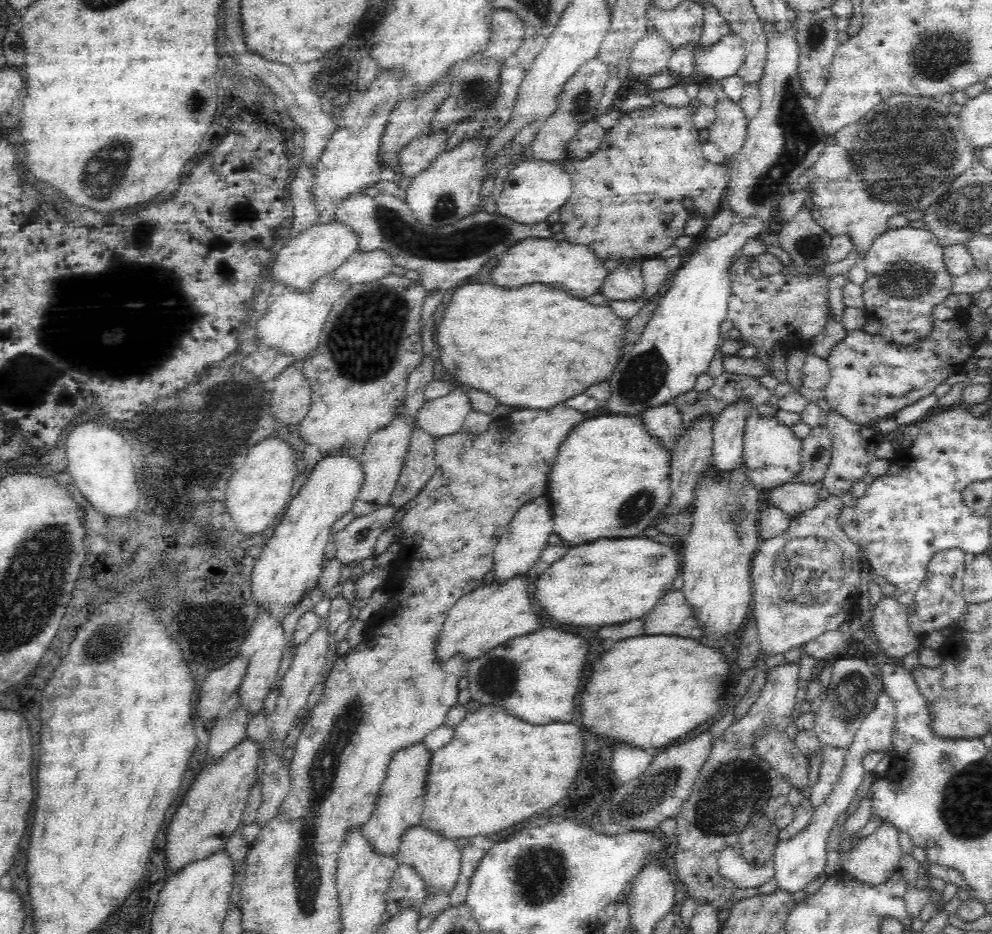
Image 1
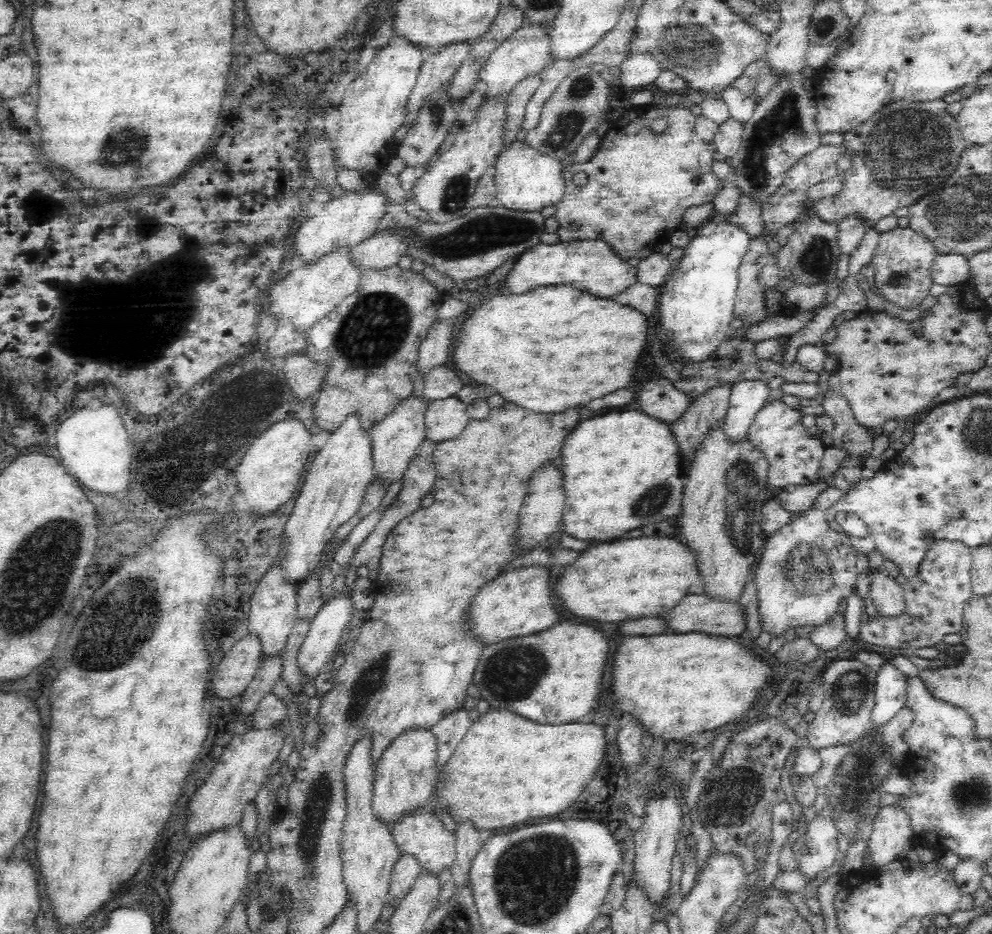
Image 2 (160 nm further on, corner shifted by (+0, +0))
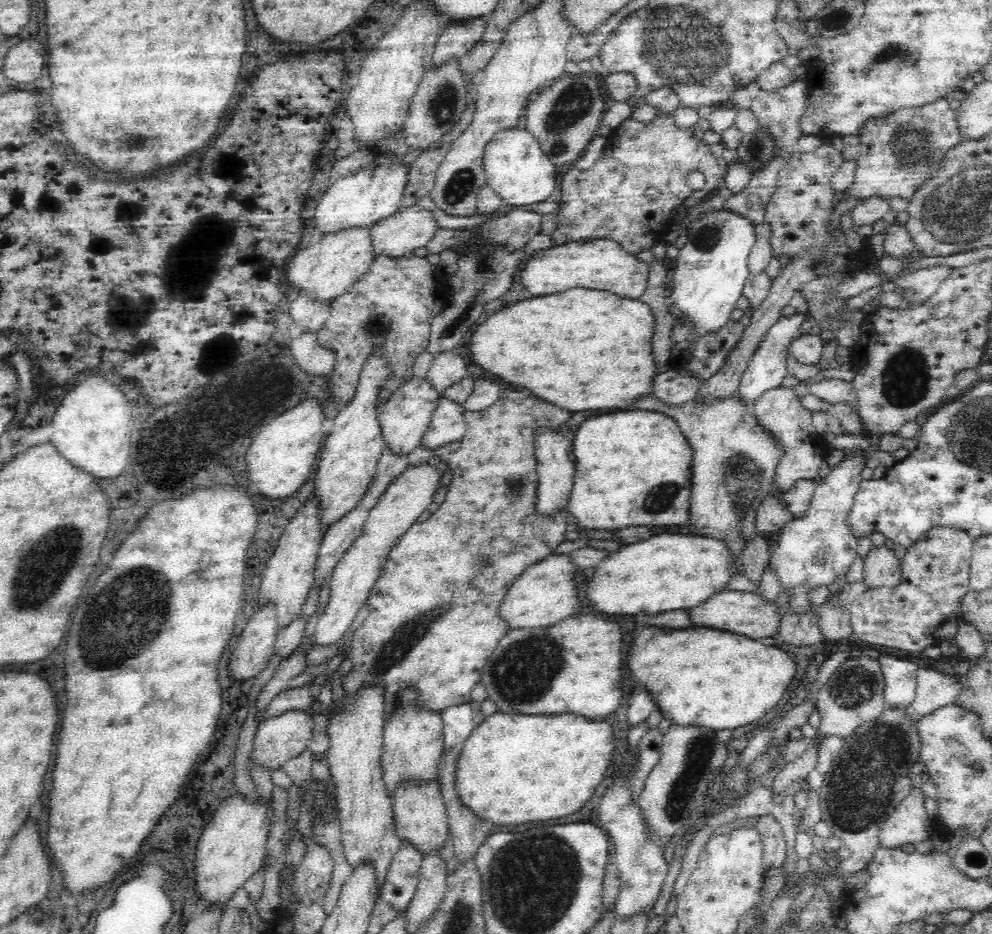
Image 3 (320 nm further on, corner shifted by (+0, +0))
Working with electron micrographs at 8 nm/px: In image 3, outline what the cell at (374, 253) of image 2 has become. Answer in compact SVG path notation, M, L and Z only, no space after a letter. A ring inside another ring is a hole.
M428 203L423 207L412 205L398 210L392 216L384 218L370 228L369 237L373 255L400 258L404 254L413 253L415 248L427 246L427 242L434 236L437 228L438 225L432 215L432 207Z

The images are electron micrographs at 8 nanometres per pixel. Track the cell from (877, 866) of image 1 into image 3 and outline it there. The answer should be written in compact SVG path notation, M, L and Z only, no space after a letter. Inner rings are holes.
M916 762L909 777L911 793L900 801L895 809L887 814L878 831L879 848L884 850L899 849L904 844L916 844L931 836L931 825L924 808L922 786L929 776L924 764Z

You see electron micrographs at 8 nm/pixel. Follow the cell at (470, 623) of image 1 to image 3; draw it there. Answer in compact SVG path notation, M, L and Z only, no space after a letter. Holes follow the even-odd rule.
M552 553L536 564L530 565L522 574L514 578L510 586L506 587L506 594L497 604L495 612L506 630L554 626L572 612L578 612L580 594L576 594L576 586L572 582L575 580L572 576L574 567L566 554Z

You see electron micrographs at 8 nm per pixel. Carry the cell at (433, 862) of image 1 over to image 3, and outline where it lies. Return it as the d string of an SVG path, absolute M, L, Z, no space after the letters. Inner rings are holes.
M404 782L392 797L393 819L397 835L409 842L420 854L442 852L449 847L450 831L447 823L446 807L441 799L440 783Z

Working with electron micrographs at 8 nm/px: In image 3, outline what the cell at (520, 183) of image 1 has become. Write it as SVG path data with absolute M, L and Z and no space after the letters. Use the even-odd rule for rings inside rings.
M518 127L497 134L497 137L489 142L484 150L484 170L487 186L492 187L508 206L530 206L546 202L556 190L556 177L560 173L527 129Z

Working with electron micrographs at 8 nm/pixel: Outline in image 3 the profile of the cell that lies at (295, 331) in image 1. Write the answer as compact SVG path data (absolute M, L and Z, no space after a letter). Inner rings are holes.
M370 228L340 230L336 234L322 237L314 245L302 248L302 252L292 258L284 274L288 288L299 292L296 298L302 296L314 304L330 303L346 294L358 280L362 280L375 260L369 230Z

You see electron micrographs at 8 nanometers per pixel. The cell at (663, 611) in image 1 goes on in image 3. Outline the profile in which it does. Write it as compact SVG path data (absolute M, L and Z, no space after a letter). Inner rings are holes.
M724 591L712 594L702 604L687 609L690 627L723 630L758 640L778 632L781 616L776 604L763 600L760 595L748 592Z

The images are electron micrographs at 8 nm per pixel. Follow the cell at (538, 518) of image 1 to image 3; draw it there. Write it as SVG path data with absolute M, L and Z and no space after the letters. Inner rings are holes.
M542 428L537 431L535 444L535 454L537 459L536 475L538 476L538 486L536 486L536 496L534 496L534 508L540 517L550 517L566 508L570 490L572 490L572 476L574 476L574 462L570 452L570 440L561 430L547 430Z

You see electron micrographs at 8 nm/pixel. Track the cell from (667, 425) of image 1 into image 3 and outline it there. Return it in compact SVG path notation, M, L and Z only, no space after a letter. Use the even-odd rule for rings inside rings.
M668 370L652 378L650 392L660 402L678 408L688 400L693 400L702 384L697 378L687 376L683 372L680 374L677 371Z

